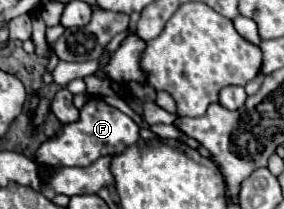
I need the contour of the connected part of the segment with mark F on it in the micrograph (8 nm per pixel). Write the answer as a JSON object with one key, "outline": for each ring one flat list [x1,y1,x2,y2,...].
{"outline":[[90,96,86,106,80,110,80,120,66,124,64,132,46,140,36,154,36,162,42,170,58,168,58,166,90,166,102,156,114,156,124,152,128,146,138,142,138,124,132,122,120,110,108,106,100,96]]}

